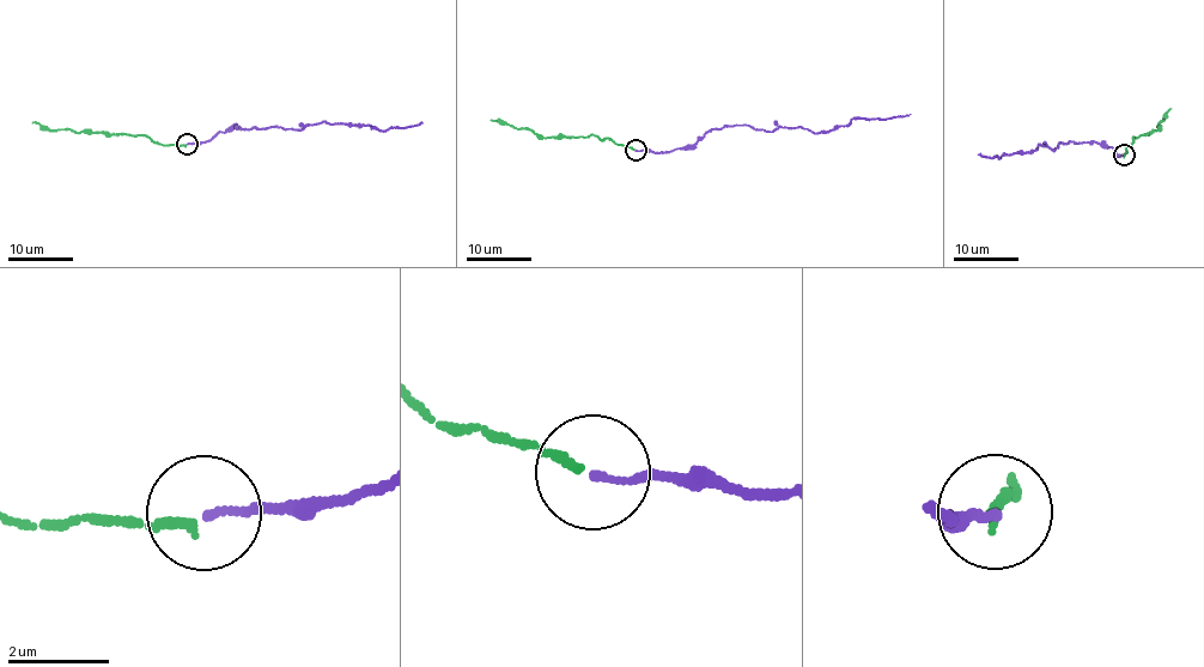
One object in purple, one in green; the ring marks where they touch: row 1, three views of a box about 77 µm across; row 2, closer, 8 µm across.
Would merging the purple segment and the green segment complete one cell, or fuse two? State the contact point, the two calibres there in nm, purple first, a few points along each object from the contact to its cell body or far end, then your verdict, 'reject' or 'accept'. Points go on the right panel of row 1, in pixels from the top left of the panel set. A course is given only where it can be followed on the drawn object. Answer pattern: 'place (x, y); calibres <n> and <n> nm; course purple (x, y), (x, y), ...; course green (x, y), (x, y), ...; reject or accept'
place (1124, 155); calibres 130 and 160 nm; course purple (1124, 155), (1095, 141), (1071, 141), (1001, 158), (977, 155); course green (1124, 156), (1132, 137), (1160, 128), (1157, 125), (1169, 109); accept

